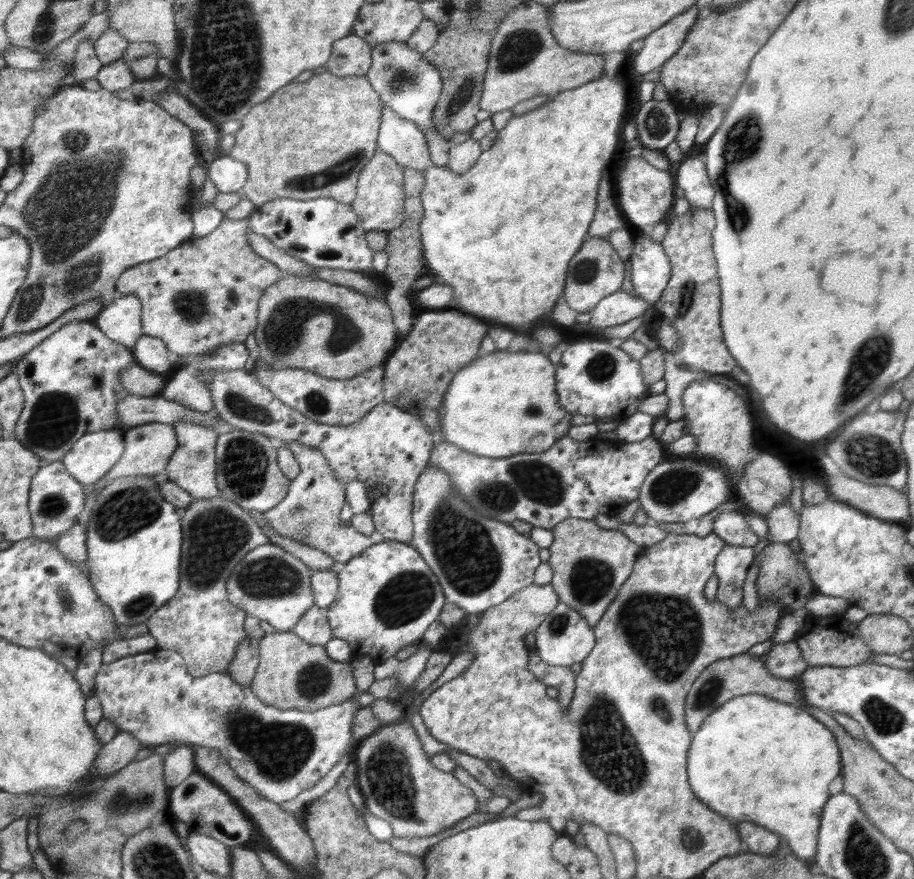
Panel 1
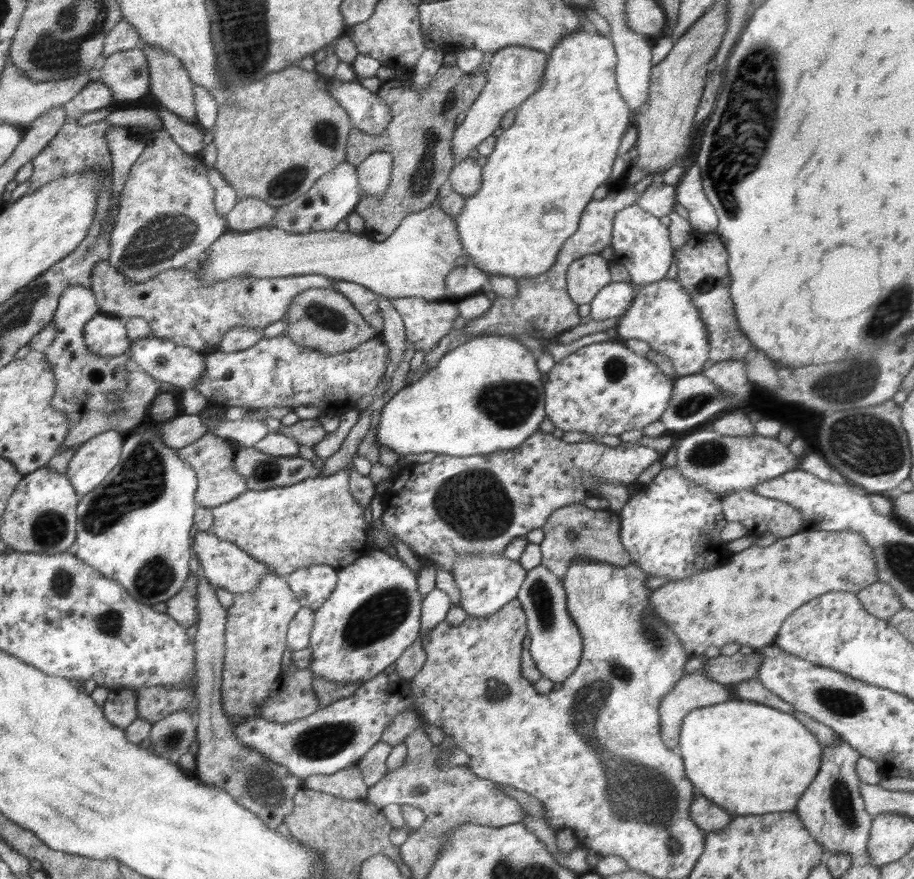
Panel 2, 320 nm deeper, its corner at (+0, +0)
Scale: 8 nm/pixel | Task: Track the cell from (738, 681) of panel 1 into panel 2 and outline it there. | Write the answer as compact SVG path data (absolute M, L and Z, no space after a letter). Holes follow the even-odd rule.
M700 670L684 675L674 685L674 688L661 700L661 705L659 706L659 731L661 734L661 741L664 742L666 746L677 750L681 724L689 712L705 706L728 702L733 698L736 698L736 696L733 694L730 685L714 682Z

